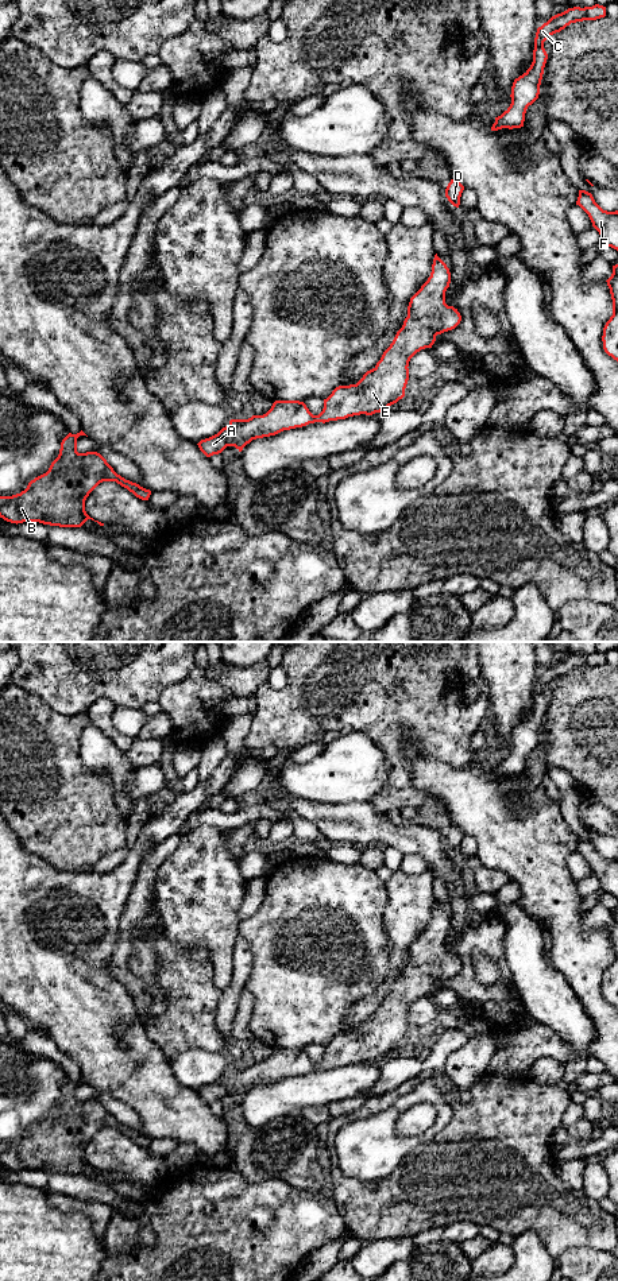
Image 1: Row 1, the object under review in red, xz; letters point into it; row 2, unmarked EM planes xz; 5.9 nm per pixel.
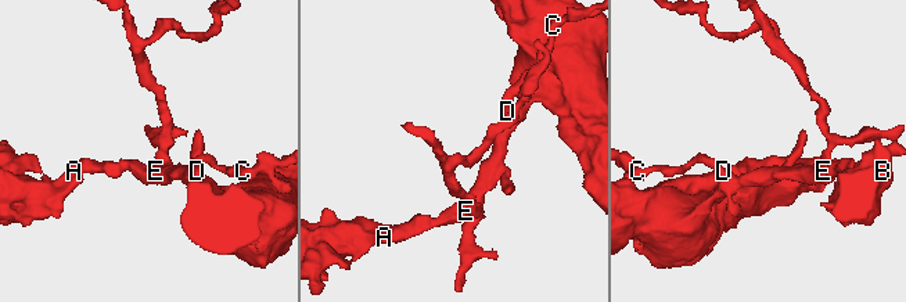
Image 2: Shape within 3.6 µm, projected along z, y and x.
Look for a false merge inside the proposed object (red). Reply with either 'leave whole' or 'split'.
leave whole

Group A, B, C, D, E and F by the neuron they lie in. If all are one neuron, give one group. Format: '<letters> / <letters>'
A B C D E F

